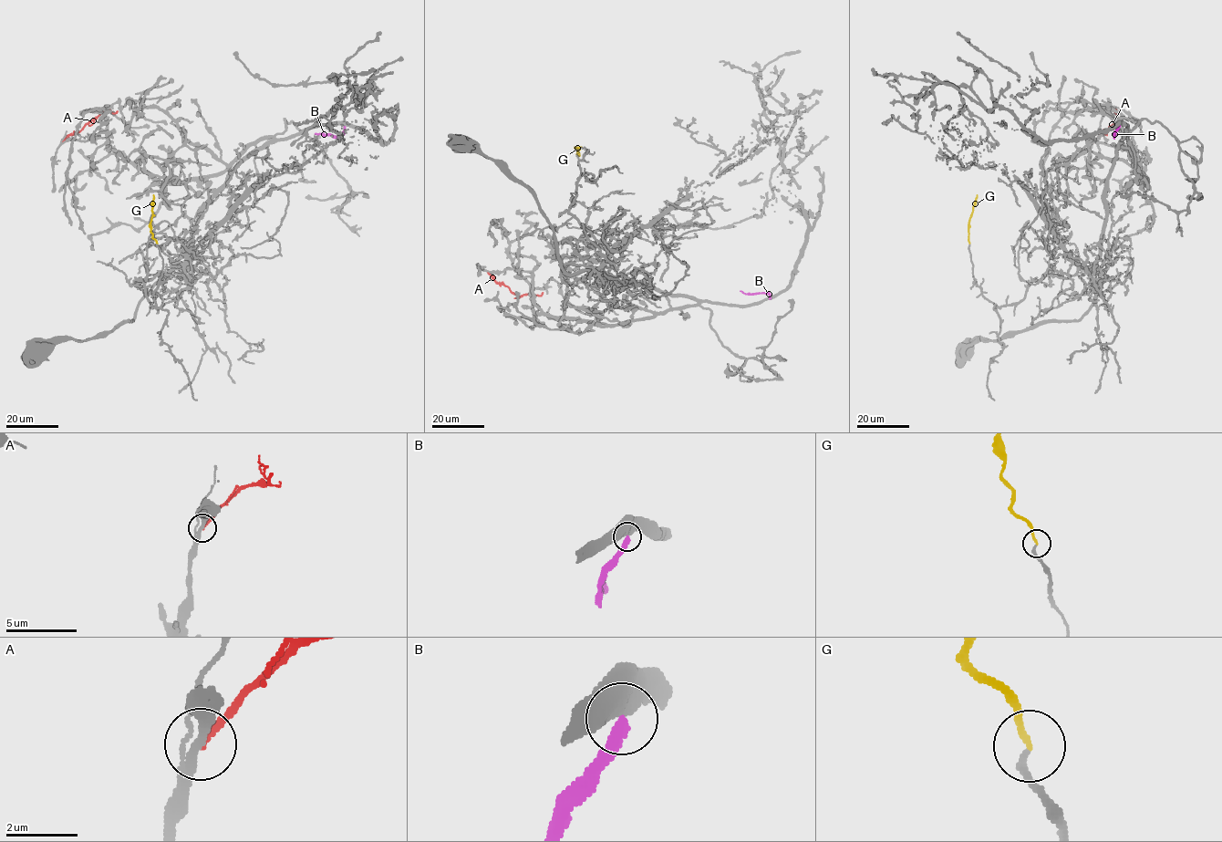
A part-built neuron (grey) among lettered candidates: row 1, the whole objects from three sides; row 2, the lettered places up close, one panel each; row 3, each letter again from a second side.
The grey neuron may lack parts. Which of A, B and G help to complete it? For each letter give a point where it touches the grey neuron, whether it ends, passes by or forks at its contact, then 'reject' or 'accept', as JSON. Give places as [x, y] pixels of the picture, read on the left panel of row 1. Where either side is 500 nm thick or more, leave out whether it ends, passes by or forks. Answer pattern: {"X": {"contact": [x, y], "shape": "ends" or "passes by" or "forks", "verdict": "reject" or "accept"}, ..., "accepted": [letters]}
{"A": {"contact": [62, 142], "shape": "ends", "verdict": "reject"}, "B": {"contact": [345, 125], "verdict": "reject"}, "G": {"contact": [157, 244], "shape": "ends", "verdict": "accept"}, "accepted": ["G"]}

